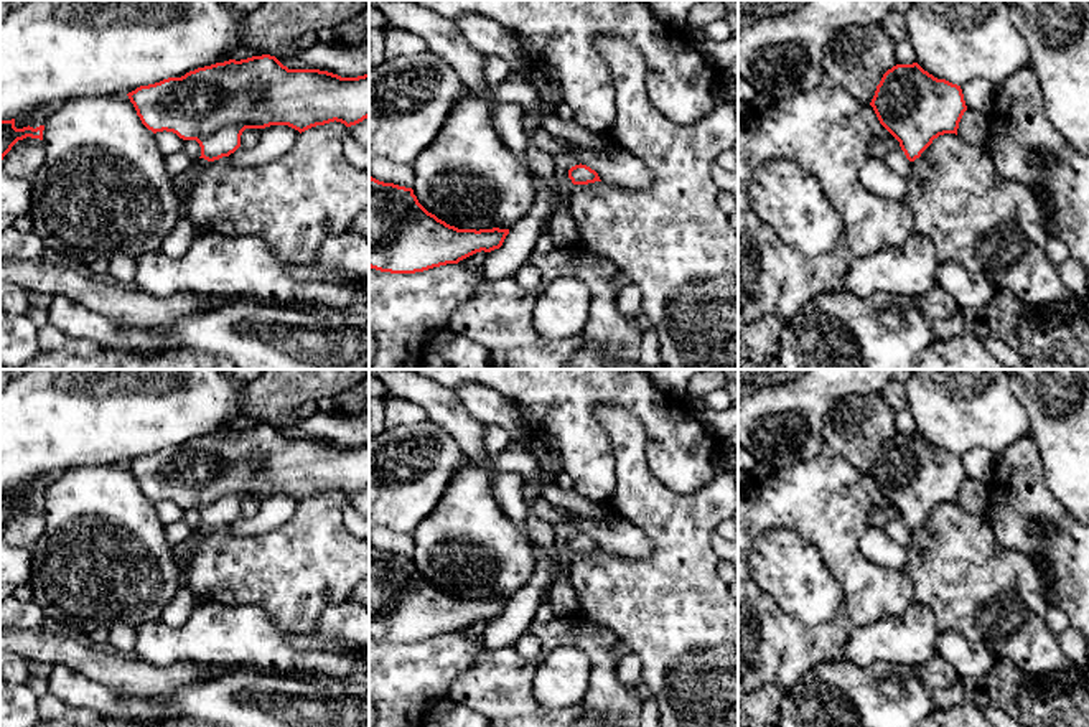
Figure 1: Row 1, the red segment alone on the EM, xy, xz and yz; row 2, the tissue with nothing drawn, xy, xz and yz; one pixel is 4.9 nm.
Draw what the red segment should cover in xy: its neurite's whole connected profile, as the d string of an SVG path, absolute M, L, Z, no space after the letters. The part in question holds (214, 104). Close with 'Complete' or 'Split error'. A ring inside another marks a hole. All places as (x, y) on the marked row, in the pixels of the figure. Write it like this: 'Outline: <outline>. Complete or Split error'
Outline: M270 54L198 68L181 77L140 86L127 96L153 134L166 130L199 143L201 157L186 171L171 176L180 191L188 191L211 162L234 153L245 129L288 125L301 134L334 120L351 127L369 117L369 74L341 77L320 69L288 69Z. Split error

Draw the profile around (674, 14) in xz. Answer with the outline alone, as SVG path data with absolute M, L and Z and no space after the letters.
M644 0L651 12L671 28L682 30L687 25L689 12L707 0Z

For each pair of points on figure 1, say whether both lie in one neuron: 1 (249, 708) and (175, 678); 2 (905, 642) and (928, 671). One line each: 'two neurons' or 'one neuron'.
1: two neurons
2: two neurons

